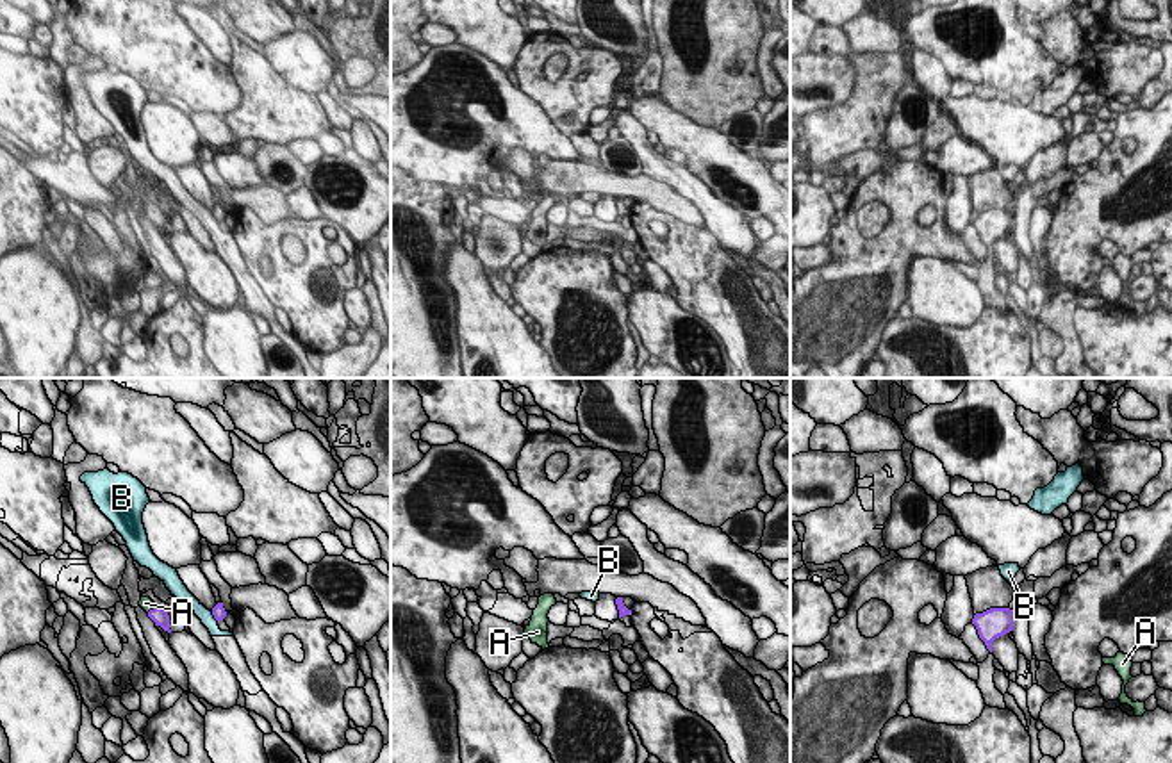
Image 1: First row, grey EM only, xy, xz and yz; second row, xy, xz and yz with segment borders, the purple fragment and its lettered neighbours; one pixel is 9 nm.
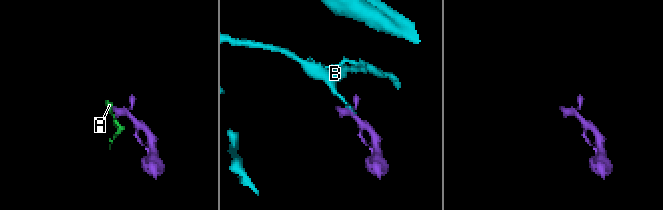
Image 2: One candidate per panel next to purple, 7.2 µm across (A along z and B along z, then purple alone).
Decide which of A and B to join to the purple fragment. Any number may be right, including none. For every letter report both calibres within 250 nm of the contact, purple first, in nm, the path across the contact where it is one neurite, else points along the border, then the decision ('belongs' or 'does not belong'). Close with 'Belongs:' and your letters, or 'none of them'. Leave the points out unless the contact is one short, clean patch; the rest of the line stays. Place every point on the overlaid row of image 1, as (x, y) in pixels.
A: 140/120 nm | across xy (159, 615), (150, 610), (145, 603) | belongs
B: 120/130 nm | along xy (211, 612), (218, 621) | does not belong
Belongs: A

